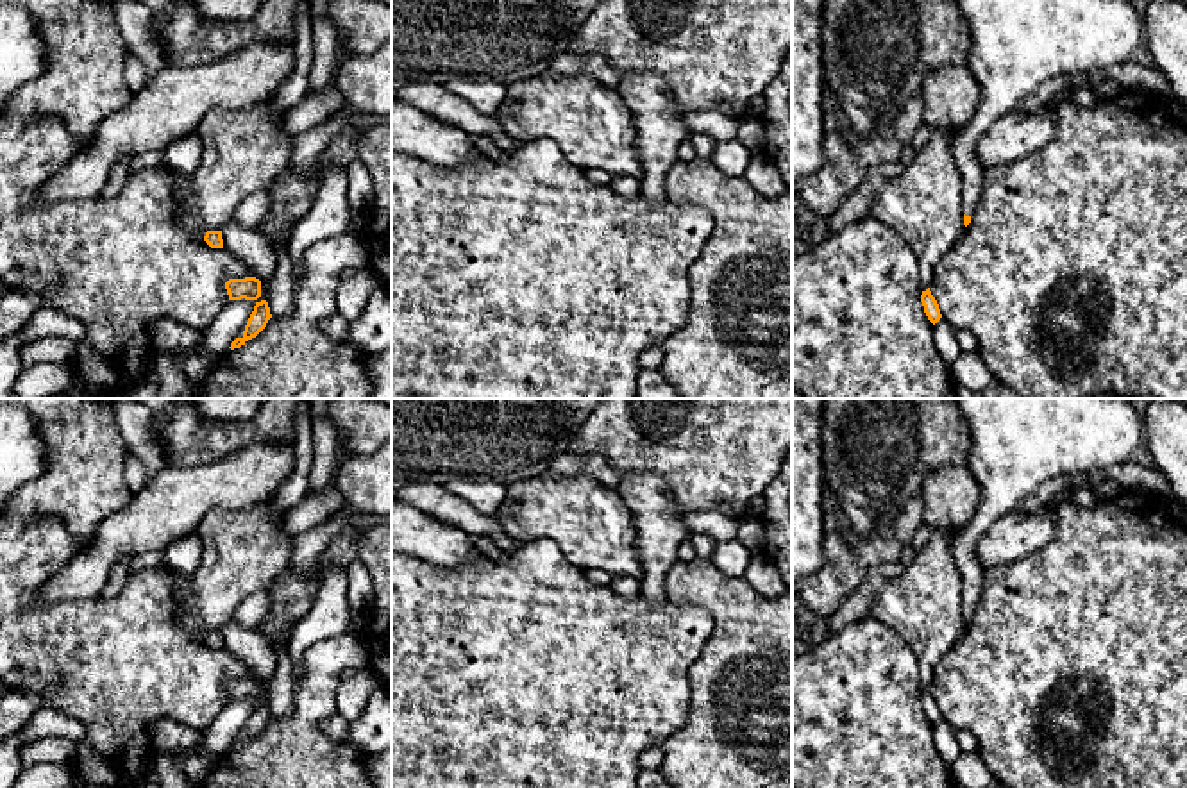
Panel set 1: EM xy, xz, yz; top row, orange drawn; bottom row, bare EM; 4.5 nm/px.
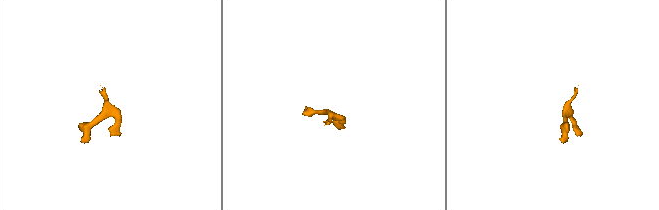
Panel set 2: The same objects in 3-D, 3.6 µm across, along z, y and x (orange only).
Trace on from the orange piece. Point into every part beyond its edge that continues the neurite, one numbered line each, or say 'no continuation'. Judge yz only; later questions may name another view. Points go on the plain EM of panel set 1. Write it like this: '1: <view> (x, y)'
1: yz (1016, 445)

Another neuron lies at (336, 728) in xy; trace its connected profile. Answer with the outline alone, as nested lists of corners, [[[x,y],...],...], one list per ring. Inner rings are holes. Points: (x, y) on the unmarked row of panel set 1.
[[[336,713],[322,724],[322,731],[336,742],[347,742],[350,722]]]

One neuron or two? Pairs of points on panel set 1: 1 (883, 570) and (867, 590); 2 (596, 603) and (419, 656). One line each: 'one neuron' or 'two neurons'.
1: one neuron
2: one neuron

